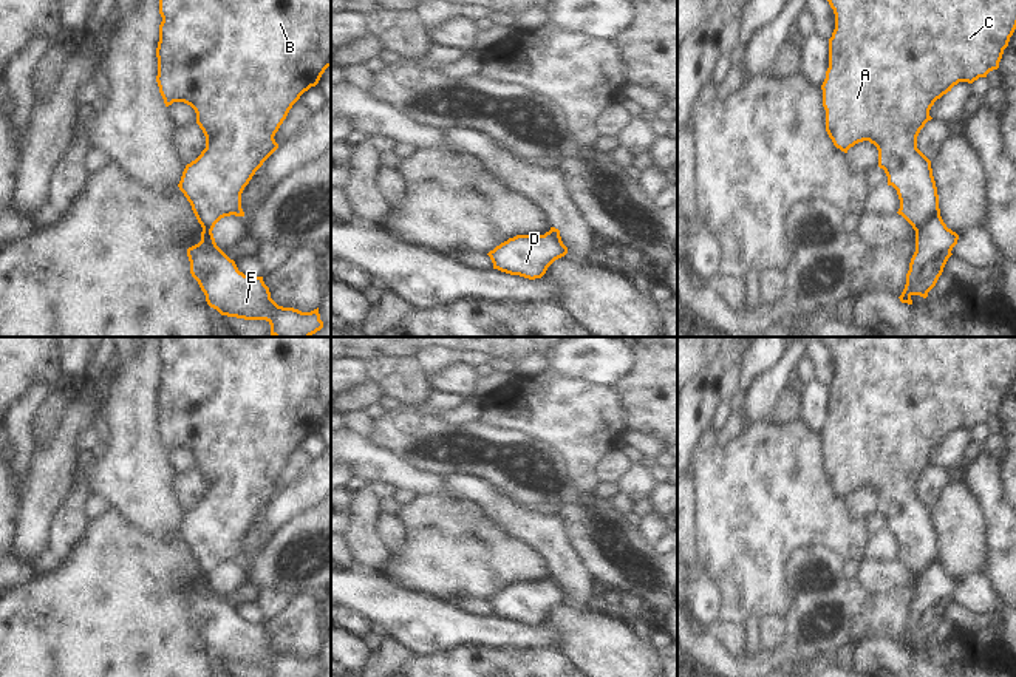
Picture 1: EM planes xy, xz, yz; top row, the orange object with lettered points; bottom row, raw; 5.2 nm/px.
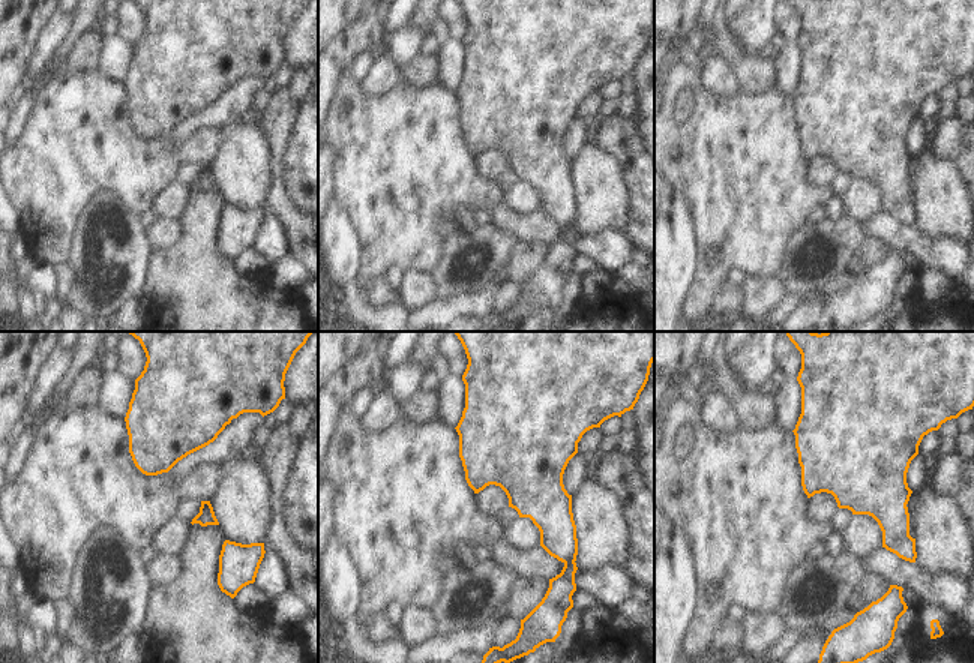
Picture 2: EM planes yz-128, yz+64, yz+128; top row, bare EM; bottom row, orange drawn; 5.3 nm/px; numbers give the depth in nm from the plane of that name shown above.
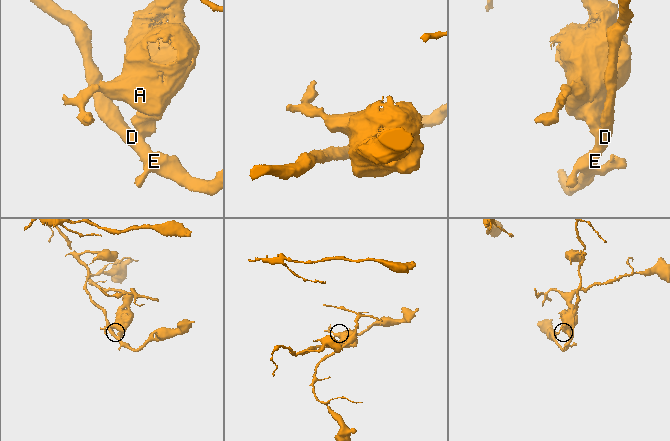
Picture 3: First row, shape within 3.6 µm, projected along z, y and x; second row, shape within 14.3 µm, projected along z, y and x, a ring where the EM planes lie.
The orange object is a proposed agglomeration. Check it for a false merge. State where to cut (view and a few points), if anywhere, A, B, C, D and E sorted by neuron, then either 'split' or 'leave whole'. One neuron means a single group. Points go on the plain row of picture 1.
cut in yz along (939, 560), (916, 577); A B C / D E; split

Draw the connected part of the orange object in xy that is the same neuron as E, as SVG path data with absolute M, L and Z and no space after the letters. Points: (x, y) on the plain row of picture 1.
M203 575L201 587L187 595L190 620L198 628L210 654L221 662L244 666L266 666L271 677L320 677L319 654L302 658L278 652L263 623L247 623L238 617L215 589L212 577Z

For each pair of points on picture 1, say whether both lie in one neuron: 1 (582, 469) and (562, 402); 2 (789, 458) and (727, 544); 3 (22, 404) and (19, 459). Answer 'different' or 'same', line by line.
1: same
2: same
3: same

